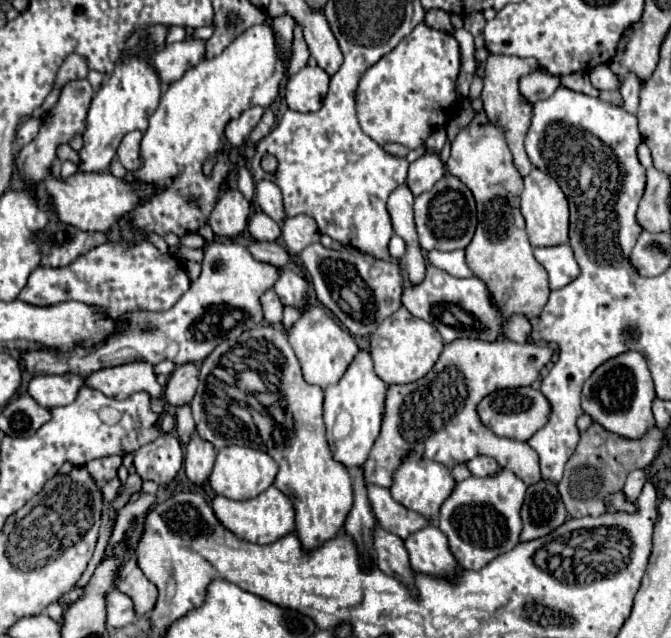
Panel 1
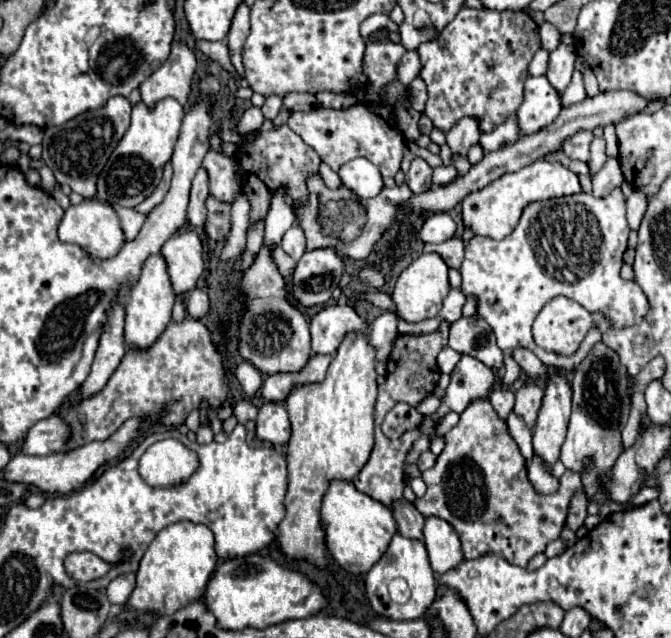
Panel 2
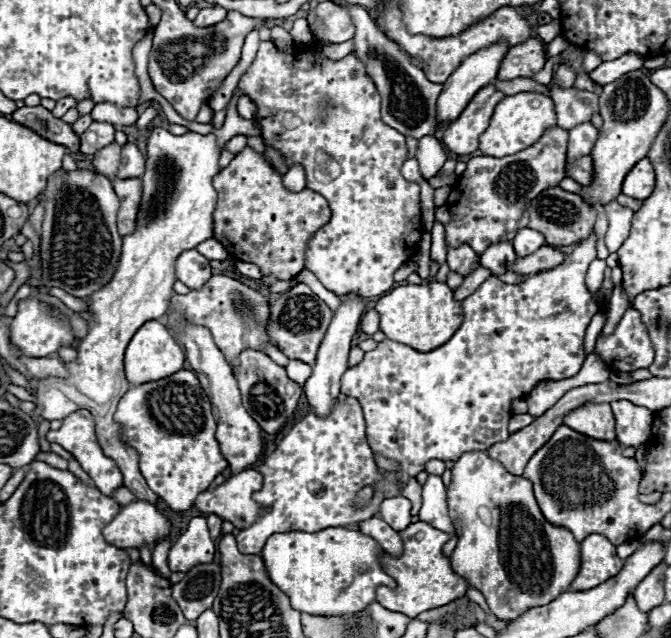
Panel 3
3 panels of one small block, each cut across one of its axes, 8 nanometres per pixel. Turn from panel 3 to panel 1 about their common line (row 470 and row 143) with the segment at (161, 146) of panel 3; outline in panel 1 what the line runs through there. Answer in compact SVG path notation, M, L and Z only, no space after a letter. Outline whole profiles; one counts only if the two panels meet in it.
M134 130L134 132L124 136L124 140L120 142L120 148L118 148L118 158L124 164L124 168L130 170L130 172L134 172L134 170L138 170L142 166L140 140L142 140L142 132Z

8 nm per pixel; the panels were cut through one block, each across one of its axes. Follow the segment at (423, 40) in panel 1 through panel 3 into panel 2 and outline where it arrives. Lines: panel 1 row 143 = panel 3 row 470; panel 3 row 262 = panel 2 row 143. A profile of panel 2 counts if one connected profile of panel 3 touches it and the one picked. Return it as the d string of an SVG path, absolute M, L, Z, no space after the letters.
M580 130L580 132L576 132L574 136L570 136L570 138L566 138L566 140L562 142L562 150L564 150L564 154L566 154L568 158L572 158L572 160L588 162L592 138L594 138L592 132Z

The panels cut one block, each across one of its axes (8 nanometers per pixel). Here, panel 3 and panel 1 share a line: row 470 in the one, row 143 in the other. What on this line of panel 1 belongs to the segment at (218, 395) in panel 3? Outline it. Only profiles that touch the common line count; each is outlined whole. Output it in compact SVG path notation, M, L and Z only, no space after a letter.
M252 106L252 108L244 110L238 118L230 120L226 124L226 138L228 138L228 142L238 148L246 140L248 132L260 122L262 114L264 114L264 108L262 106Z

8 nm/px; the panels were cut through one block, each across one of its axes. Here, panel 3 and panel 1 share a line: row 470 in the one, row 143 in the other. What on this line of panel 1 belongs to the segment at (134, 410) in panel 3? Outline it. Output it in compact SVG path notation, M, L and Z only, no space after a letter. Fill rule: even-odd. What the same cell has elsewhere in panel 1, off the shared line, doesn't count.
M258 24L244 34L236 36L230 46L210 60L202 60L200 64L188 68L184 76L170 84L170 88L162 94L158 108L150 116L150 126L142 138L142 168L132 172L130 176L140 176L140 180L172 180L176 176L176 184L168 188L168 192L160 192L152 204L144 204L144 208L136 208L132 212L132 224L138 230L156 232L164 236L166 232L174 232L182 236L186 232L198 232L198 228L210 216L220 184L228 174L228 164L224 156L218 156L214 172L210 178L202 174L204 160L222 148L224 126L232 116L240 116L244 108L262 106L268 108L278 96L280 82L286 76L288 64L292 58L290 52L282 52L276 42L276 32L270 24ZM188 196L196 196L196 202L188 202Z

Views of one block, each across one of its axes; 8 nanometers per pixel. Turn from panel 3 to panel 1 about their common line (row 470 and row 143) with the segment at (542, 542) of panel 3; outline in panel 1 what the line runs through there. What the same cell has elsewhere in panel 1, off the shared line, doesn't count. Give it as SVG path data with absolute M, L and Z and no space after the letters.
M478 112L474 120L452 140L448 172L460 178L472 190L476 200L478 228L466 248L466 260L474 276L486 282L492 300L504 310L506 316L512 312L524 312L528 318L540 316L550 294L548 274L536 262L528 242L518 198L522 192L522 176L514 166L504 130L492 124L486 114Z

